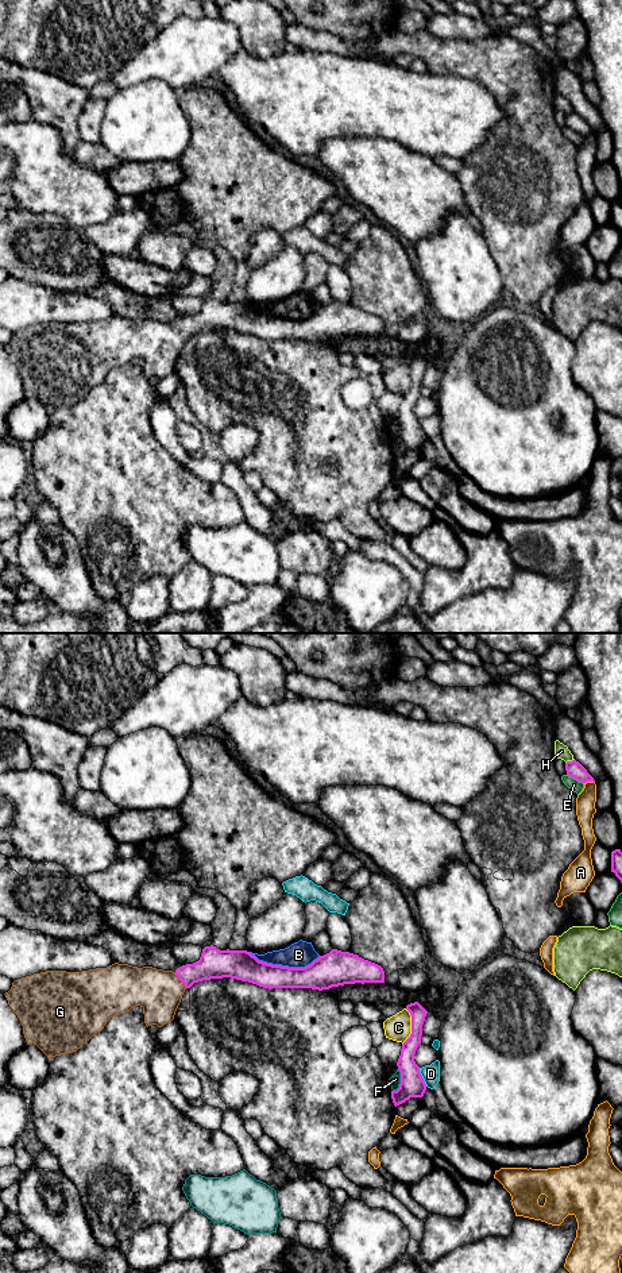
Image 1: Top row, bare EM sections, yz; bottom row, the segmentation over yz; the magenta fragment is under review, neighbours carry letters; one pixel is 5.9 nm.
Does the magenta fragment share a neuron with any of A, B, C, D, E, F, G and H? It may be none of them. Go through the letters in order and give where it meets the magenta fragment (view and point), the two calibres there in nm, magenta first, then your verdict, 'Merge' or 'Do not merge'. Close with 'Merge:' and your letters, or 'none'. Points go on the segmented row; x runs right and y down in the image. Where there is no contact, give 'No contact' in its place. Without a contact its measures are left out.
A: Touches magenta at yz (588, 780). Thickness 100 nm (magenta) against 110 nm. Do not merge
B: Touches magenta at yz (285, 967). Thickness 190 nm (magenta) against 160 nm. Do not merge
C: Touches magenta at yz (412, 1026). Thickness 110 nm (magenta) against 160 nm. Do not merge
D: Touches magenta at yz (421, 1077). Thickness 140 nm (magenta) against 110 nm. Do not merge
E: Touches magenta at yz (575, 778). Thickness 100 nm (magenta) against 70 nm. Do not merge
F: Touches magenta at yz (401, 1080). Thickness 140 nm (magenta) against 60 nm. Do not merge
G: Touches magenta at yz (180, 979). Thickness 180 nm (magenta) against 260 nm. Merge
H: Touches magenta at yz (570, 762). Thickness 100 nm (magenta) against 90 nm. Do not merge
Merge: G

